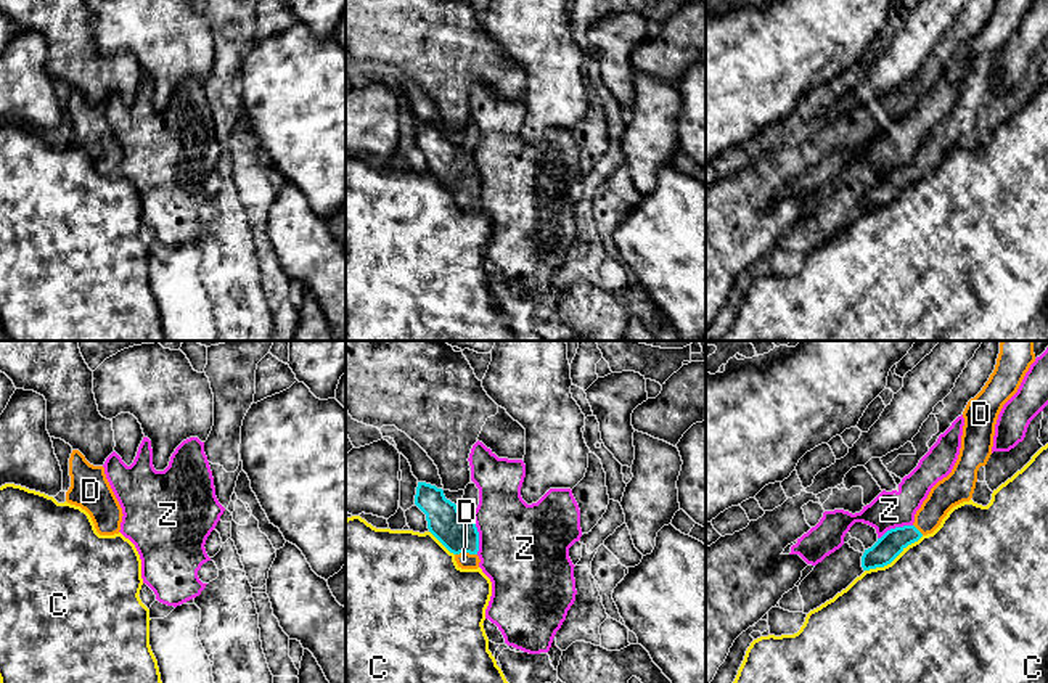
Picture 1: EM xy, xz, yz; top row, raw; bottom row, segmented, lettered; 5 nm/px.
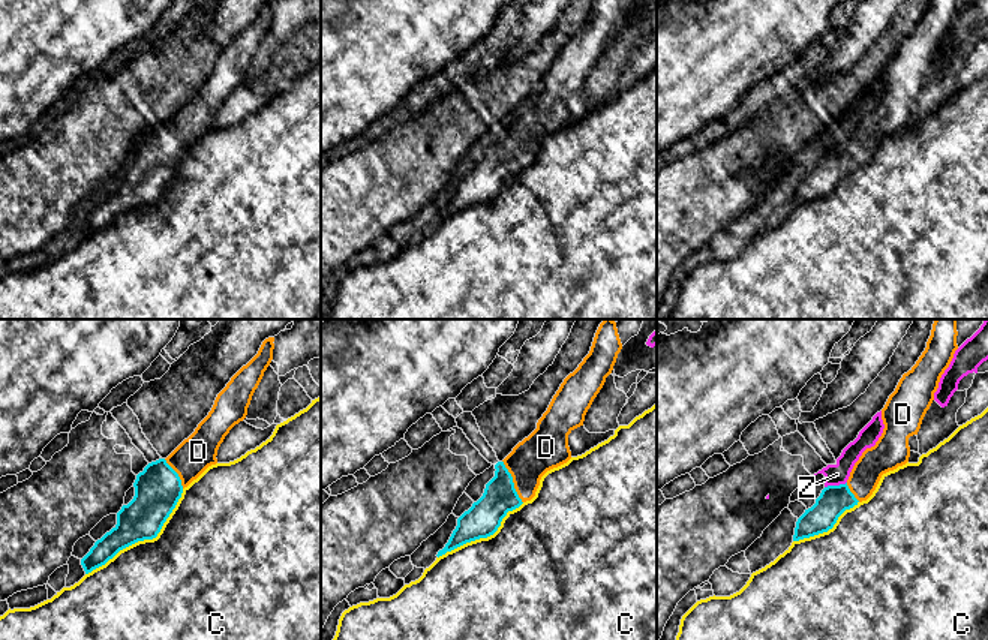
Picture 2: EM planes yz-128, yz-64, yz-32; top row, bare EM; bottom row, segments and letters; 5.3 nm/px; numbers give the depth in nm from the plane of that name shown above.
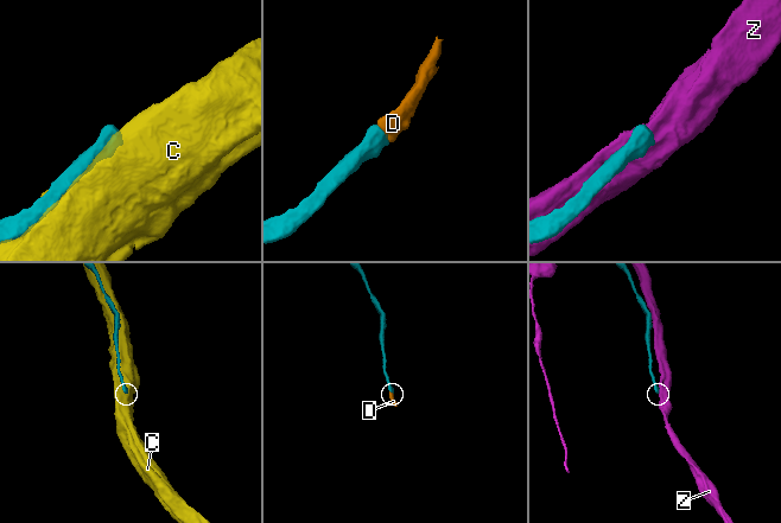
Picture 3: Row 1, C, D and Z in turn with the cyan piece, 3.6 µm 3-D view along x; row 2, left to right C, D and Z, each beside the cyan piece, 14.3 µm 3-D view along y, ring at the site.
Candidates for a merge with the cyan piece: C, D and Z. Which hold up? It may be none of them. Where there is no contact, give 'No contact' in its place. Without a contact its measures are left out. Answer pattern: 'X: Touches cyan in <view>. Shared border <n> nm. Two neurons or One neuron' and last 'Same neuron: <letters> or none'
C: Touches cyan in yz. Shared border 340 nm. Two neurons
D: Touches cyan in xz. Shared border 110 nm. One neuron
Z: Touches cyan in xz. Shared border 200 nm. Two neurons
Same neuron: D

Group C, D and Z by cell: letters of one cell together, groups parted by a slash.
C / D / Z

